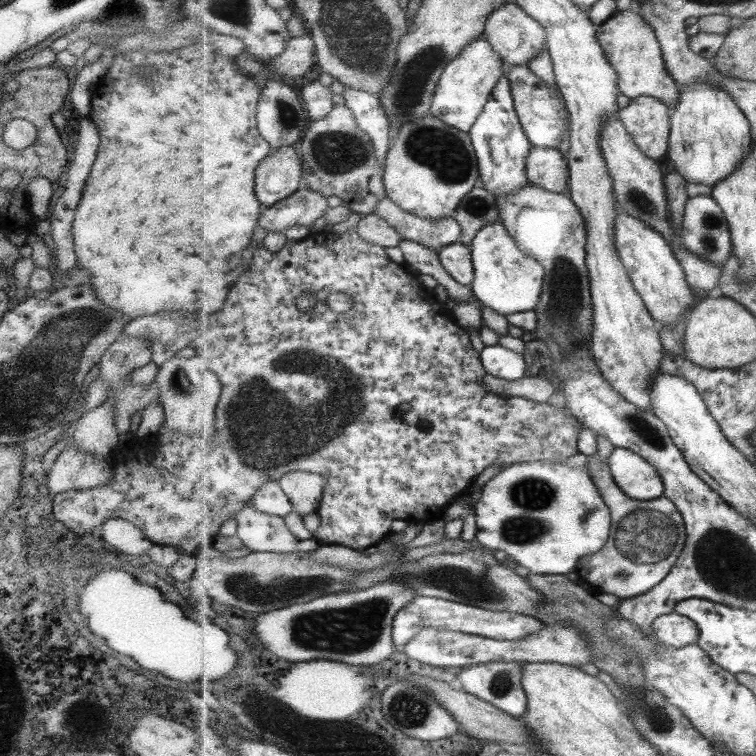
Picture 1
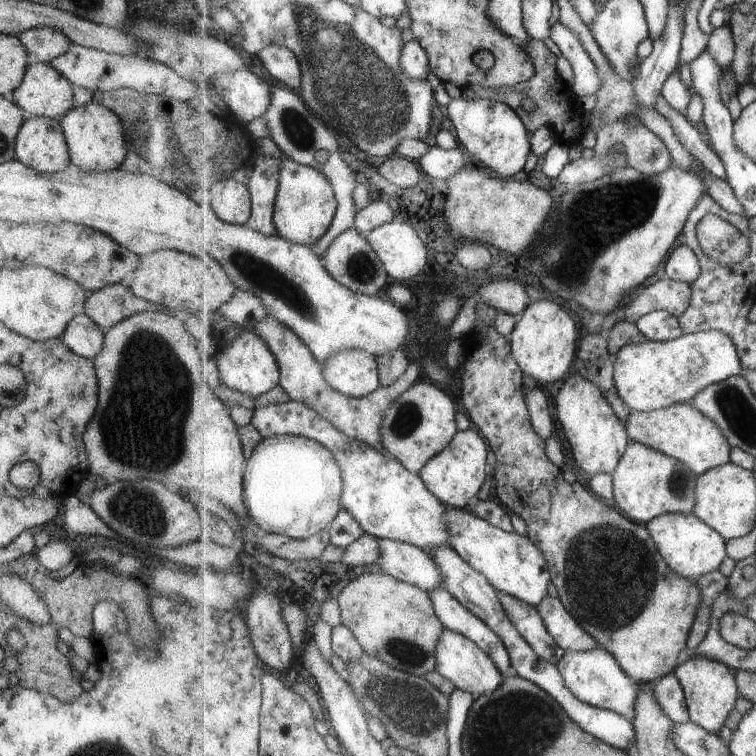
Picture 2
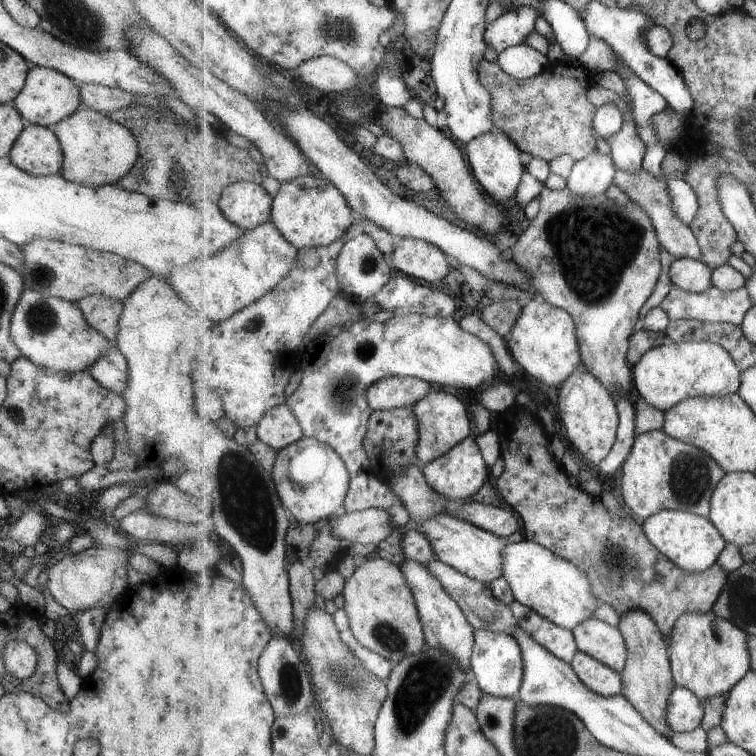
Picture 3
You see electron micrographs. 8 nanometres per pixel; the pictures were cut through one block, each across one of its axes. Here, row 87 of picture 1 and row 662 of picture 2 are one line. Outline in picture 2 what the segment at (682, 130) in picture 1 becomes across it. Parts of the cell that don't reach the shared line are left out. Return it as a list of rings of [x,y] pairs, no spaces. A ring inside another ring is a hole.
[[[695,656],[681,663],[675,668],[674,673],[685,691],[691,721],[706,728],[707,732],[719,733],[719,730],[726,725],[725,720],[729,718],[741,695],[737,671],[723,662]]]

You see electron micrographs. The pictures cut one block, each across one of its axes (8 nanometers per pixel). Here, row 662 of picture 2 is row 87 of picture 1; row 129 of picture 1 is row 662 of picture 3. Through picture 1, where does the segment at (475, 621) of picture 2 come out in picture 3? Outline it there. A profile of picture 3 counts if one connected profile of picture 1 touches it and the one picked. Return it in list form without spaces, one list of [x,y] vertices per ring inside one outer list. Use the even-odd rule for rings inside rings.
[[[477,629],[476,646],[472,656],[472,670],[476,675],[475,681],[483,693],[495,697],[517,697],[524,680],[525,661],[522,656],[522,646],[512,636],[486,629]]]

